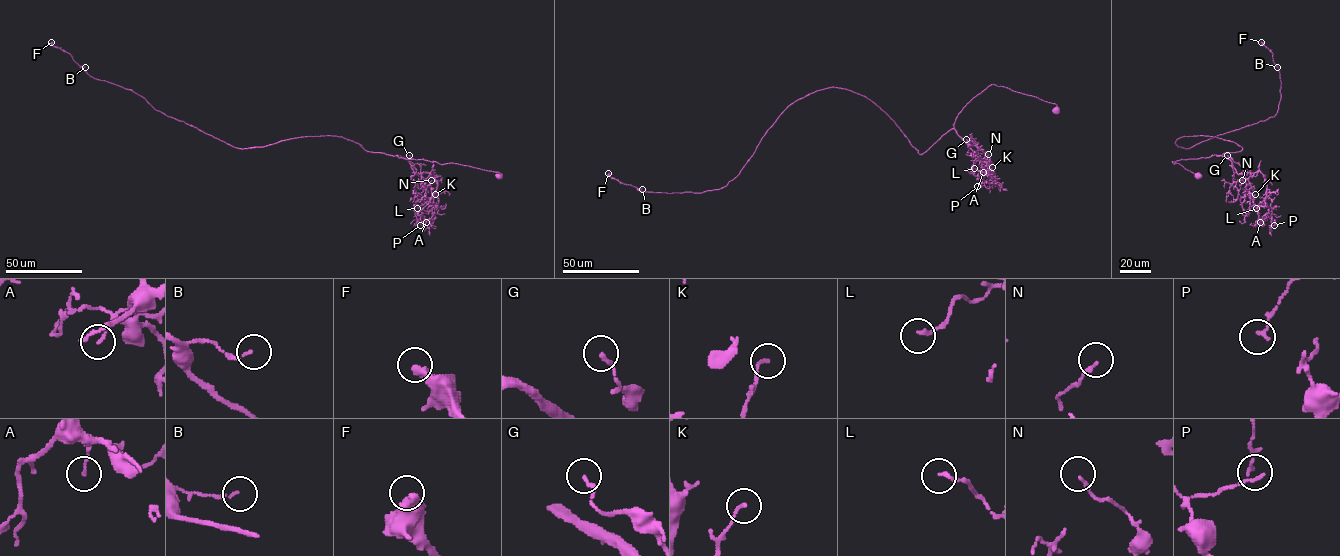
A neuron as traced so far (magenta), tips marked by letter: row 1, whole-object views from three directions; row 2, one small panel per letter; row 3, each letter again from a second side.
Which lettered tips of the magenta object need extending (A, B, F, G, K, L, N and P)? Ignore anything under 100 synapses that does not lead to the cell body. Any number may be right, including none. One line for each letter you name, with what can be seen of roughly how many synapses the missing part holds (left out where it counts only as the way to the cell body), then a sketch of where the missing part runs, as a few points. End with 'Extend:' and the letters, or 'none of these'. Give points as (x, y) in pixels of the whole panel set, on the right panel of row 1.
Extend: none of these

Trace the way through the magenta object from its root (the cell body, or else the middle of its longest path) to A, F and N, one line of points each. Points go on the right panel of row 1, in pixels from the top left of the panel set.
A: (1198, 175), (1172, 162), (1216, 155), (1238, 174), (1259, 170), (1267, 185), (1260, 222)
F: (1198, 175), (1172, 162), (1242, 148), (1215, 136), (1178, 138), (1188, 148), (1277, 113), (1280, 72), (1261, 42)
N: (1198, 175), (1172, 162), (1222, 155), (1248, 180), (1246, 190), (1242, 180)

